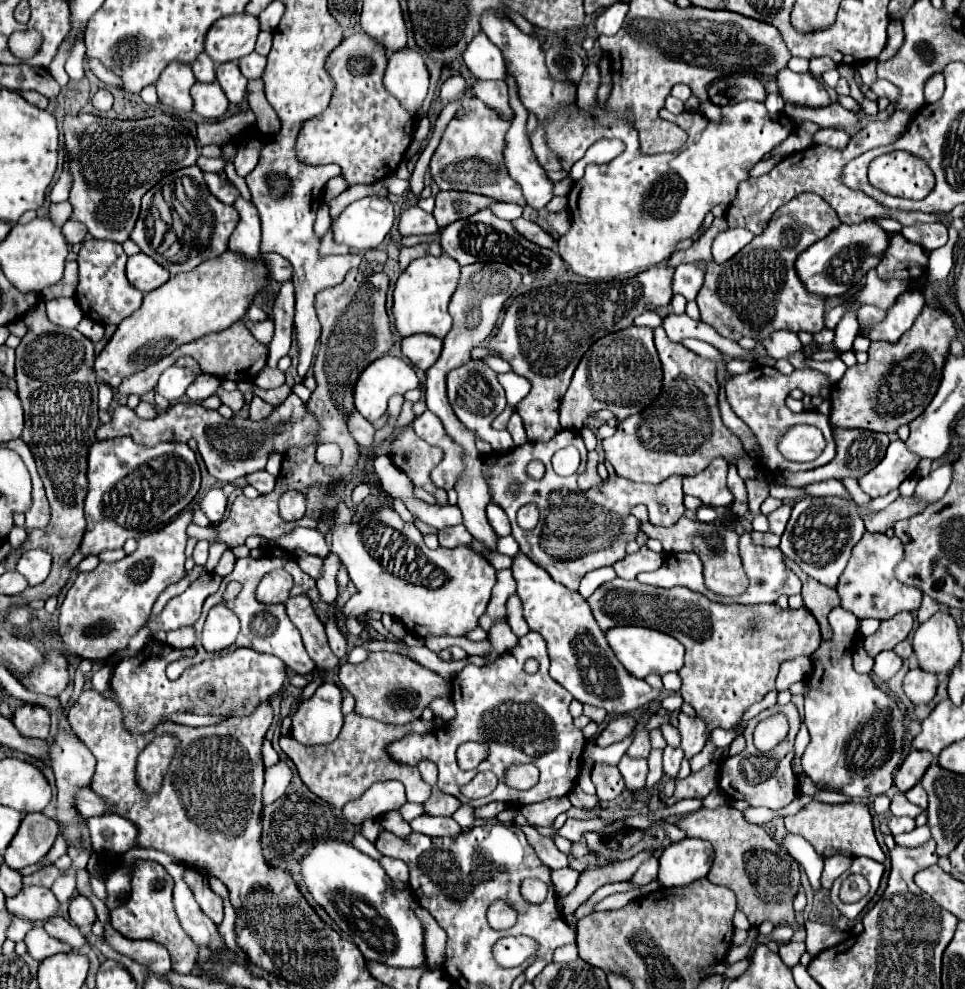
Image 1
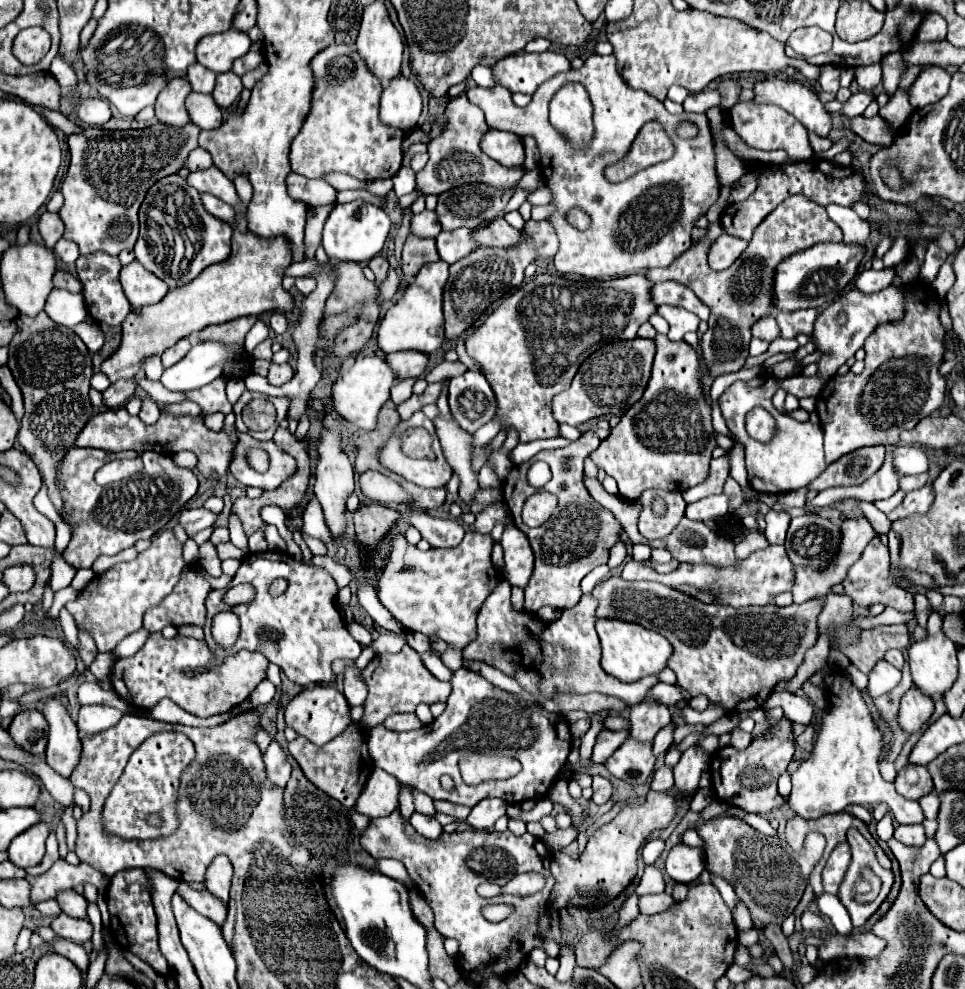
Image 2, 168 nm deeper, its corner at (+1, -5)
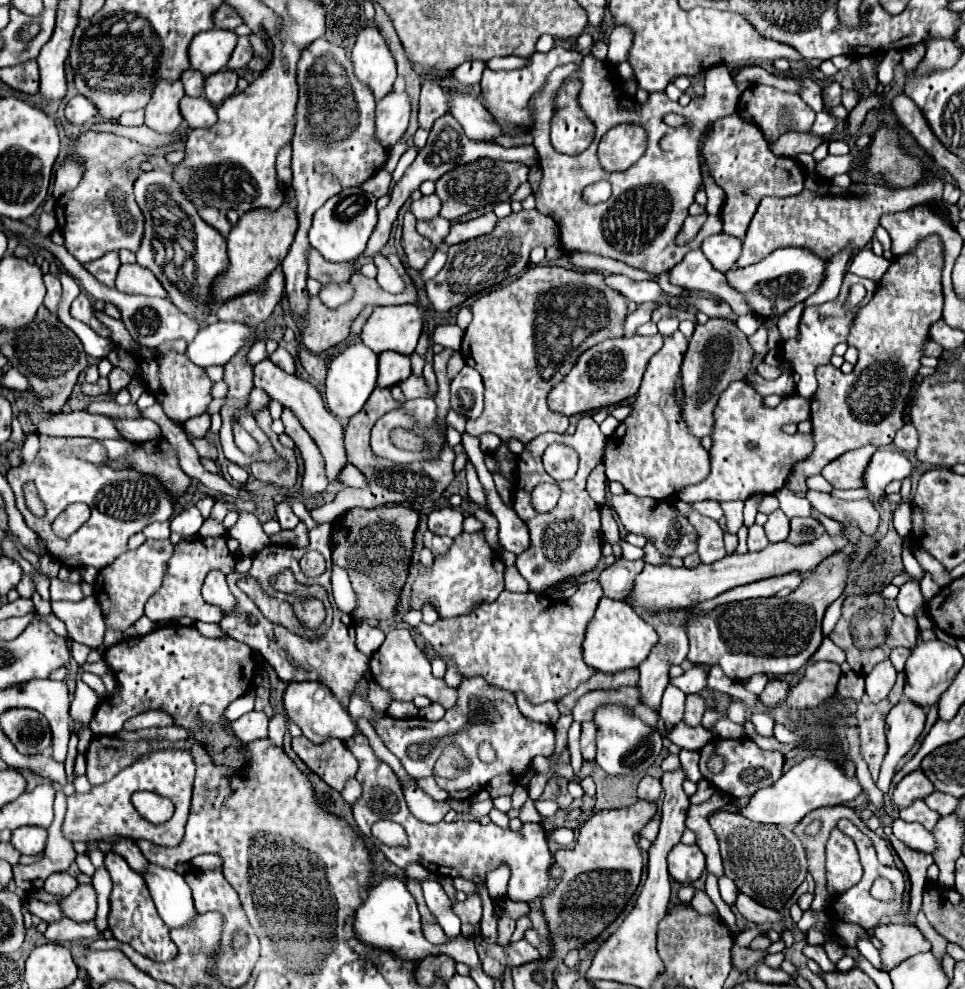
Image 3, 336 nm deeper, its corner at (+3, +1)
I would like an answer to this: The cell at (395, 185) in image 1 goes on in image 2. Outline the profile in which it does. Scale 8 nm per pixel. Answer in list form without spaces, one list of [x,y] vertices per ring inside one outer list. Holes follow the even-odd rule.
[[[402,166],[400,172],[392,178],[392,182],[394,182],[394,188],[392,190],[394,190],[394,194],[398,198],[404,196],[404,194],[410,194],[414,190],[414,186],[416,186],[416,182],[414,182],[414,170]]]

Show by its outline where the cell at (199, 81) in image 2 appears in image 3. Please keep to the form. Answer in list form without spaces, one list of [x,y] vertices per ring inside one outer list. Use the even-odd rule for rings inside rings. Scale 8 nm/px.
[[[188,68],[182,76],[180,76],[184,90],[188,96],[202,96],[204,94],[204,80],[206,76],[194,68]]]

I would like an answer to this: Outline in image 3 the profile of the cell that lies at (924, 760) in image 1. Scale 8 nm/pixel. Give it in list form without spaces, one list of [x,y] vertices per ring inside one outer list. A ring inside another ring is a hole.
[[[918,768],[914,772],[910,772],[908,776],[904,776],[898,786],[892,792],[892,800],[902,808],[908,806],[914,800],[924,800],[926,796],[930,796],[934,792],[932,782],[924,776],[924,772]]]

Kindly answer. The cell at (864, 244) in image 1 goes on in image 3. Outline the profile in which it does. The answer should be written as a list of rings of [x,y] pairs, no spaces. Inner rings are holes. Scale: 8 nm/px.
[[[780,248],[780,250],[774,250],[768,258],[764,258],[758,264],[738,268],[738,270],[728,270],[726,278],[730,286],[746,294],[746,300],[750,302],[750,306],[754,306],[758,316],[770,318],[794,308],[796,304],[804,302],[810,294],[814,294],[826,278],[826,266],[828,266],[828,260],[816,256],[812,250]]]

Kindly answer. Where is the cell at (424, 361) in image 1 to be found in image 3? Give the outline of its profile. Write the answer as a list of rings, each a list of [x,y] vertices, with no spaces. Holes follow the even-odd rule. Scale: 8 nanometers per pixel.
[[[382,352],[378,358],[378,386],[390,388],[402,380],[406,380],[412,374],[410,368],[410,356],[398,354],[398,352]]]

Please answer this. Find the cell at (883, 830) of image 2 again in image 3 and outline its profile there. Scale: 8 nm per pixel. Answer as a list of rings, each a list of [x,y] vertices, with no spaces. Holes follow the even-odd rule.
[[[902,698],[890,710],[890,714],[886,718],[888,754],[884,758],[880,778],[876,782],[876,786],[882,790],[882,794],[886,794],[890,790],[894,766],[914,746],[914,742],[918,740],[918,736],[924,730],[924,722],[926,722],[926,710],[922,710],[922,706],[918,706],[914,702],[908,702],[908,698]]]

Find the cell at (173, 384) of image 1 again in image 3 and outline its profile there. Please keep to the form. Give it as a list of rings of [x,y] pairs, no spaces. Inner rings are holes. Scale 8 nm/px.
[[[214,322],[196,334],[196,338],[188,344],[186,356],[200,368],[224,366],[252,338],[258,338],[256,330],[244,324]]]

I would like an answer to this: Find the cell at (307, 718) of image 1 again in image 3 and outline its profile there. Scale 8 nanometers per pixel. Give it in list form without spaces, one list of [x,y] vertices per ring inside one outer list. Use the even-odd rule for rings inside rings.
[[[292,682],[288,684],[286,692],[284,692],[284,708],[288,718],[300,726],[302,734],[312,740],[314,744],[326,742],[328,738],[352,738],[358,732],[356,722],[352,720],[352,716],[348,714],[346,706],[342,706],[342,702],[330,692],[330,688],[322,686],[320,682]]]

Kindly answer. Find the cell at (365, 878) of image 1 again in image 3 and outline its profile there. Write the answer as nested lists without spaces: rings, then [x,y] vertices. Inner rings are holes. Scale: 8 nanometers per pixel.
[[[382,878],[368,890],[368,898],[354,912],[354,932],[360,942],[382,952],[392,952],[400,960],[416,960],[432,954],[434,946],[424,938],[416,900],[408,892],[406,884],[398,878]]]

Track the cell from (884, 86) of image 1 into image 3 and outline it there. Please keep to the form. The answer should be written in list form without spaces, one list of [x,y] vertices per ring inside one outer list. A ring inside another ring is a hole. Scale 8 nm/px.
[[[818,112],[816,122],[814,122],[814,134],[818,136],[828,136],[836,128],[836,118],[830,112]]]

